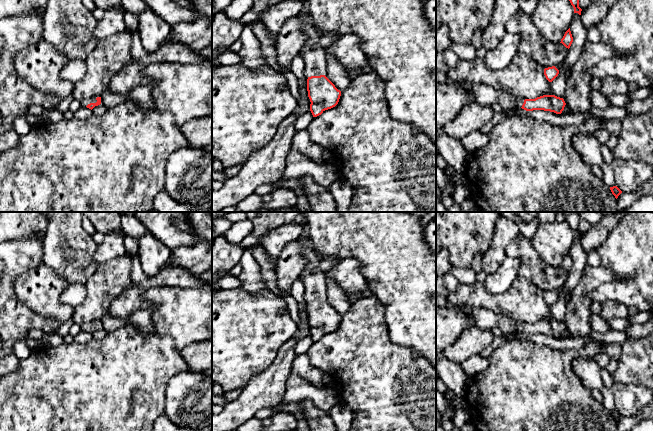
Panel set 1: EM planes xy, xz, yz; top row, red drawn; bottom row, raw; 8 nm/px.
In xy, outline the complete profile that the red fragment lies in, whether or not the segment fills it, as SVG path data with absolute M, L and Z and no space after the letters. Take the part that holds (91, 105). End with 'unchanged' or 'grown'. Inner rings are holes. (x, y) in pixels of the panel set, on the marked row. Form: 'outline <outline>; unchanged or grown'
outline M101 97L84 100L81 103L82 103L82 106L85 106L92 110L95 106L98 106L101 104Z; grown

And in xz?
outline M304 25L303 30L309 38L301 50L305 63L304 74L308 78L310 111L313 117L317 117L338 104L341 91L325 76L325 52L318 47L321 34L311 25Z; grown

